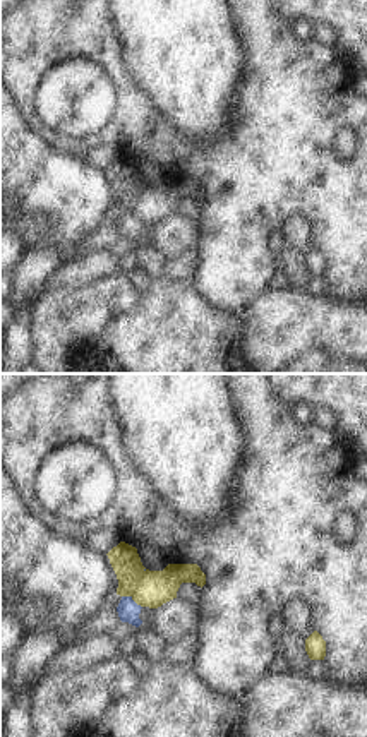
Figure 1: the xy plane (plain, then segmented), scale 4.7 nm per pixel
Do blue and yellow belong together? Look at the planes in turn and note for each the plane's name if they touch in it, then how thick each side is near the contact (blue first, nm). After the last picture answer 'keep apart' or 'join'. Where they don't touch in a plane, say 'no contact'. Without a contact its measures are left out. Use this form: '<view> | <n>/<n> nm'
xy | 100/180 nm

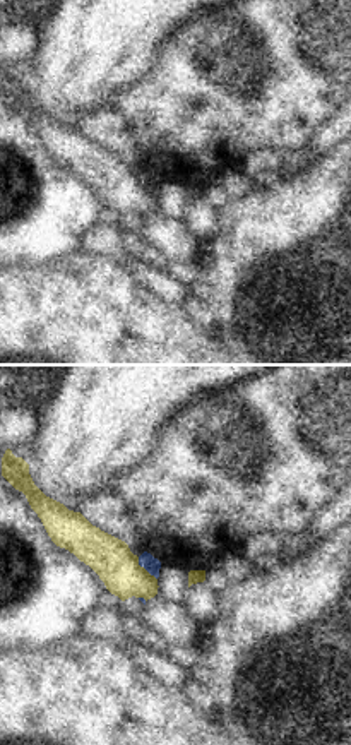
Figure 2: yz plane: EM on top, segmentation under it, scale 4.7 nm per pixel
yz | 70/190 nm

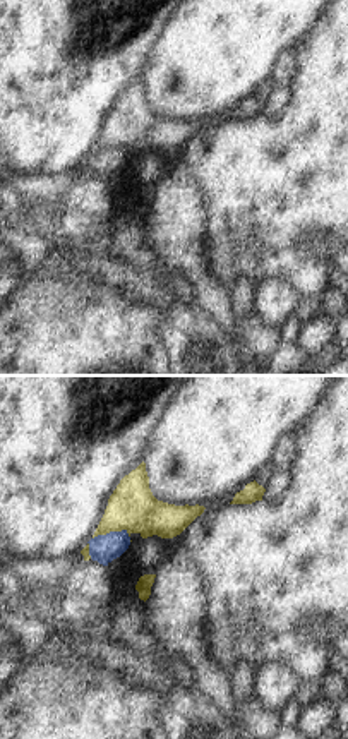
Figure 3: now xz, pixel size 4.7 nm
xz | 130/220 nm

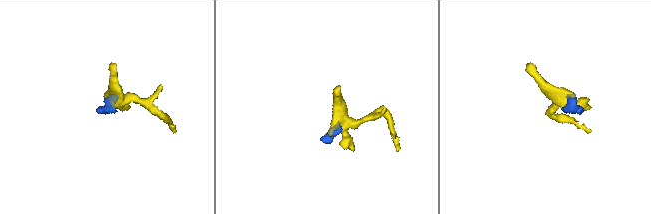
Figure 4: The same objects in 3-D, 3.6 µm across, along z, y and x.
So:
keep apart

